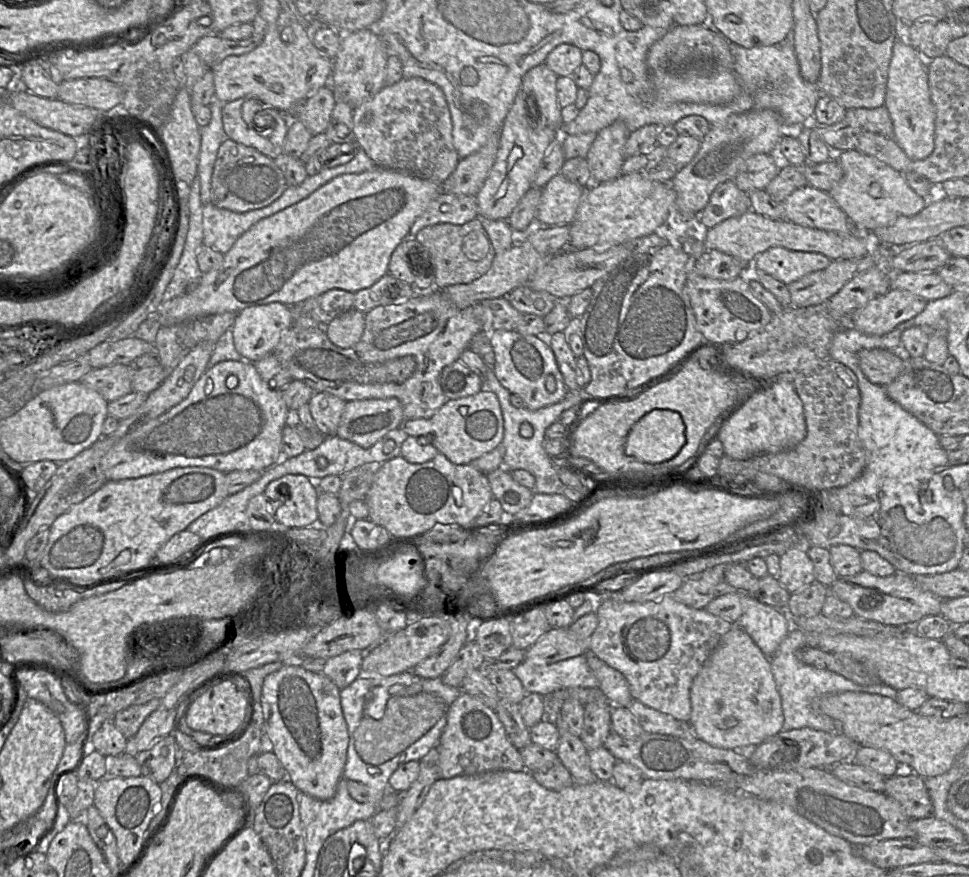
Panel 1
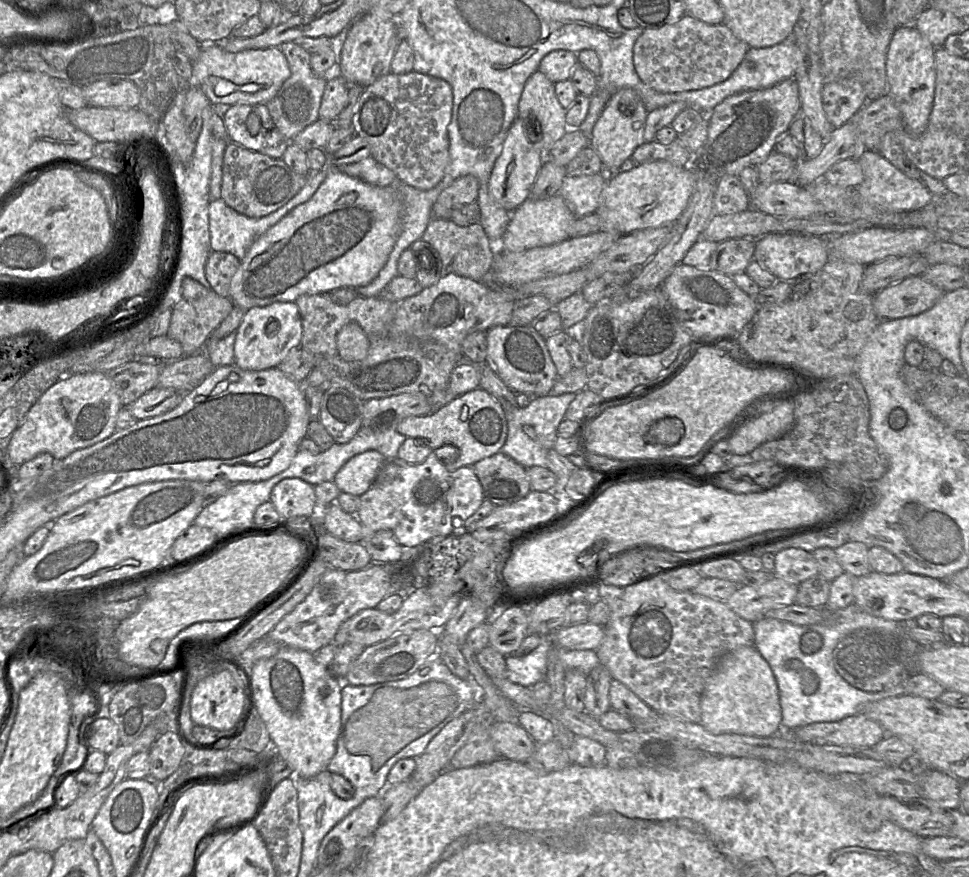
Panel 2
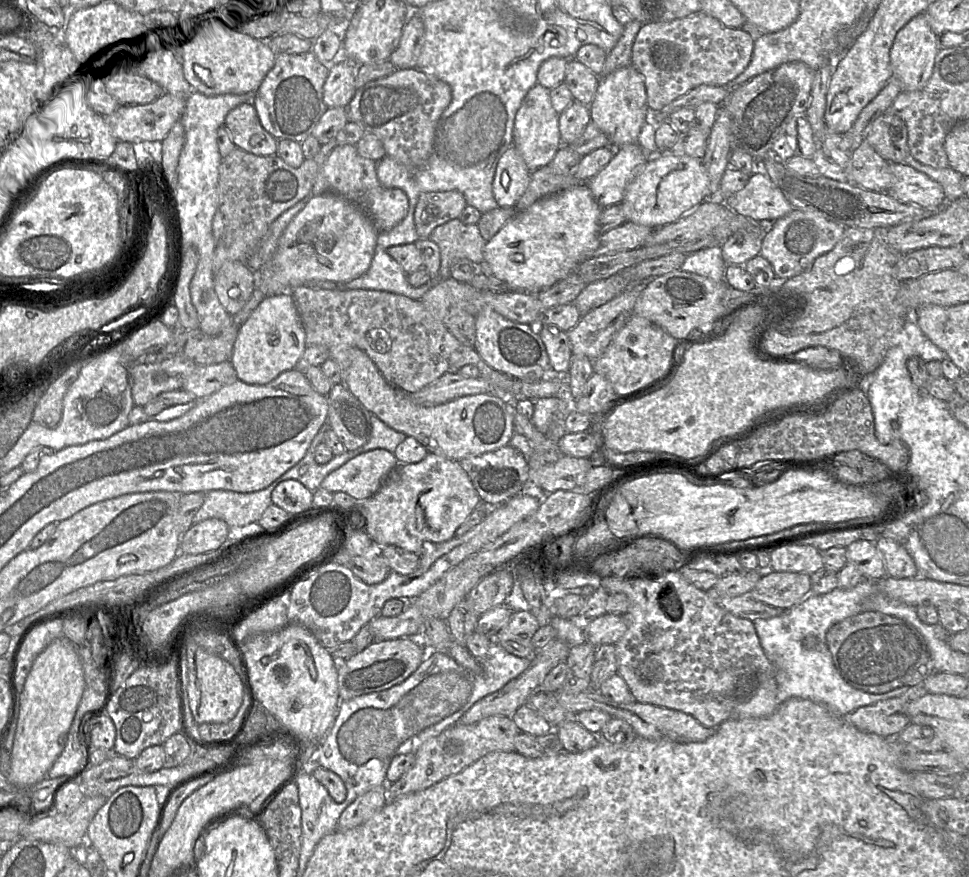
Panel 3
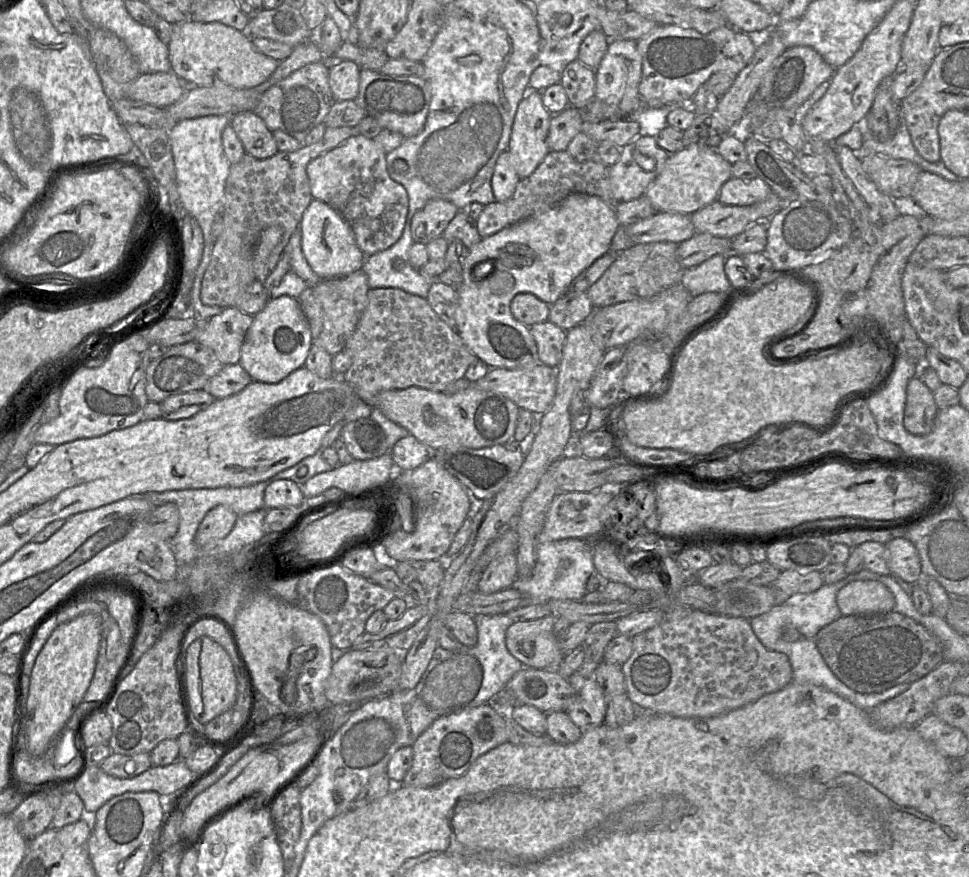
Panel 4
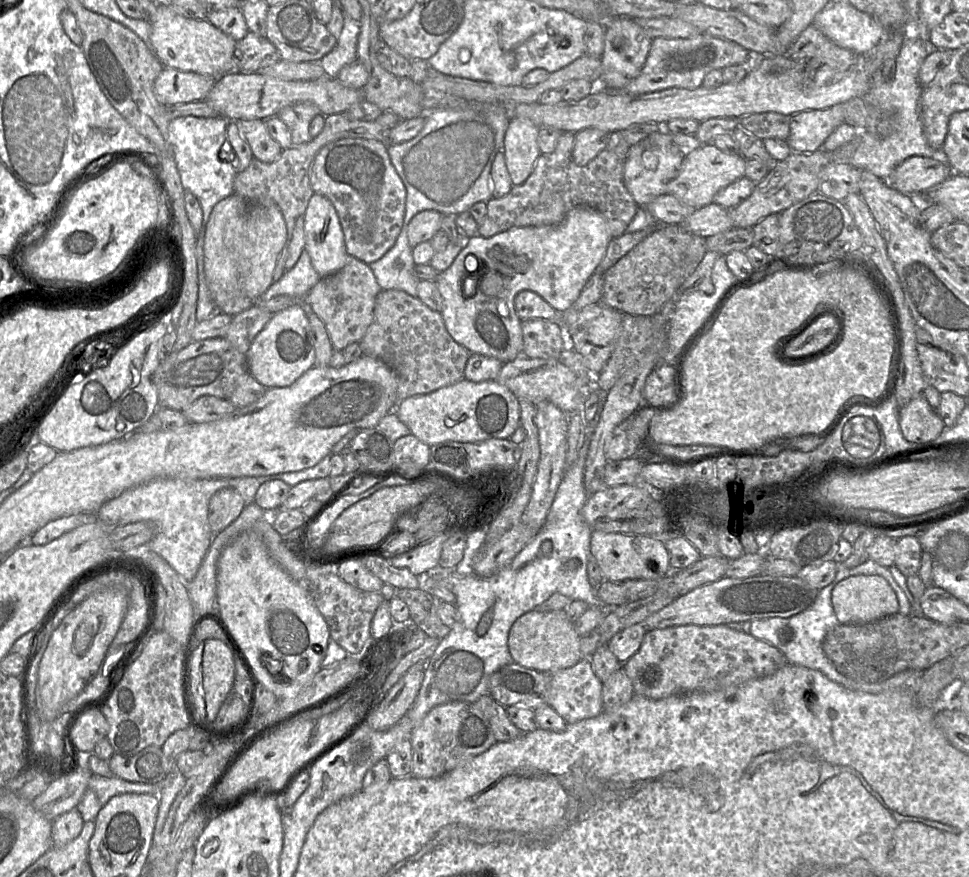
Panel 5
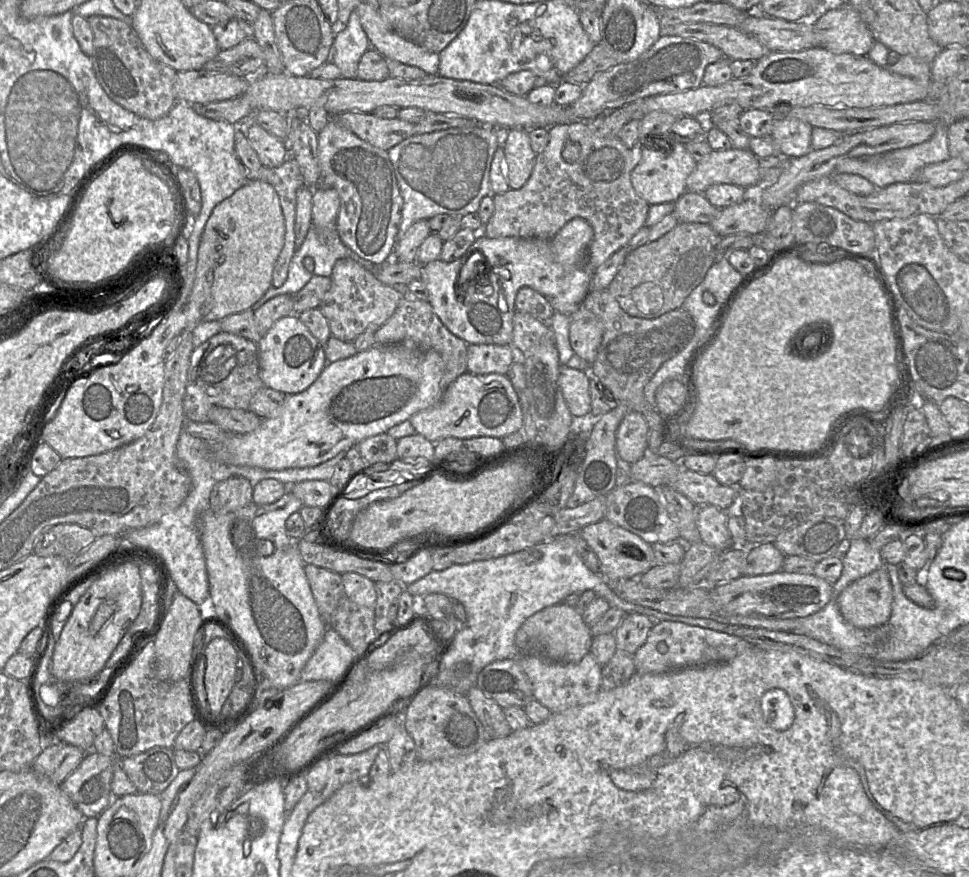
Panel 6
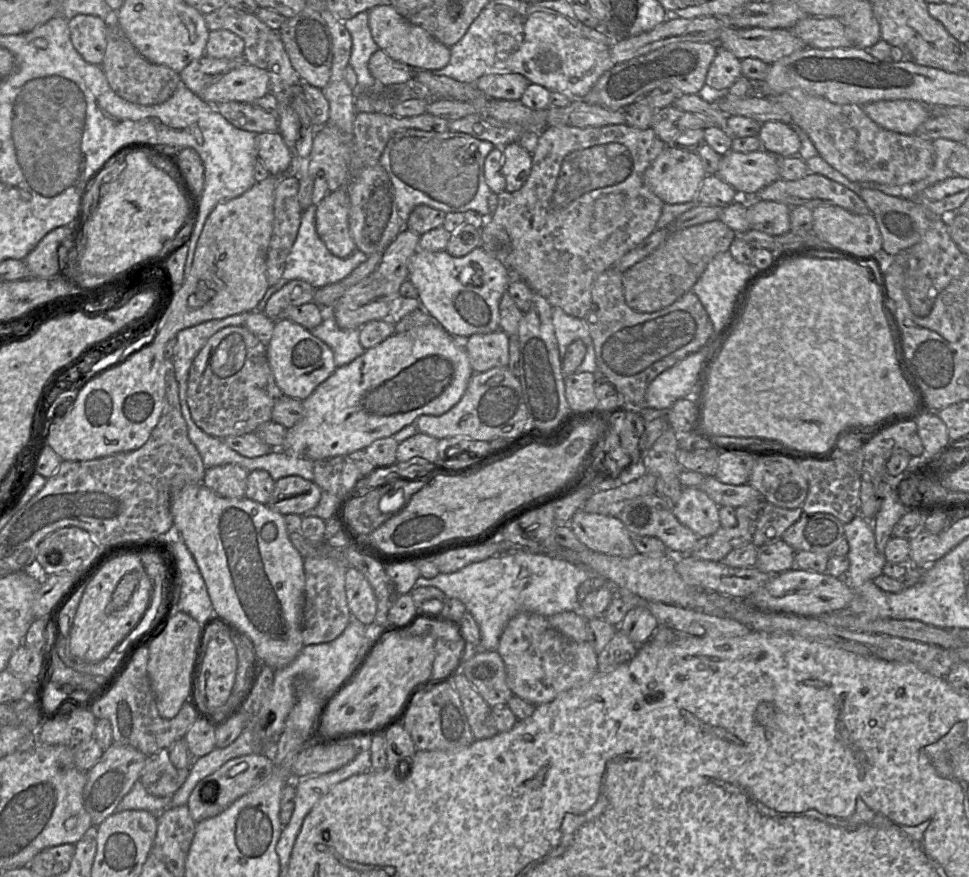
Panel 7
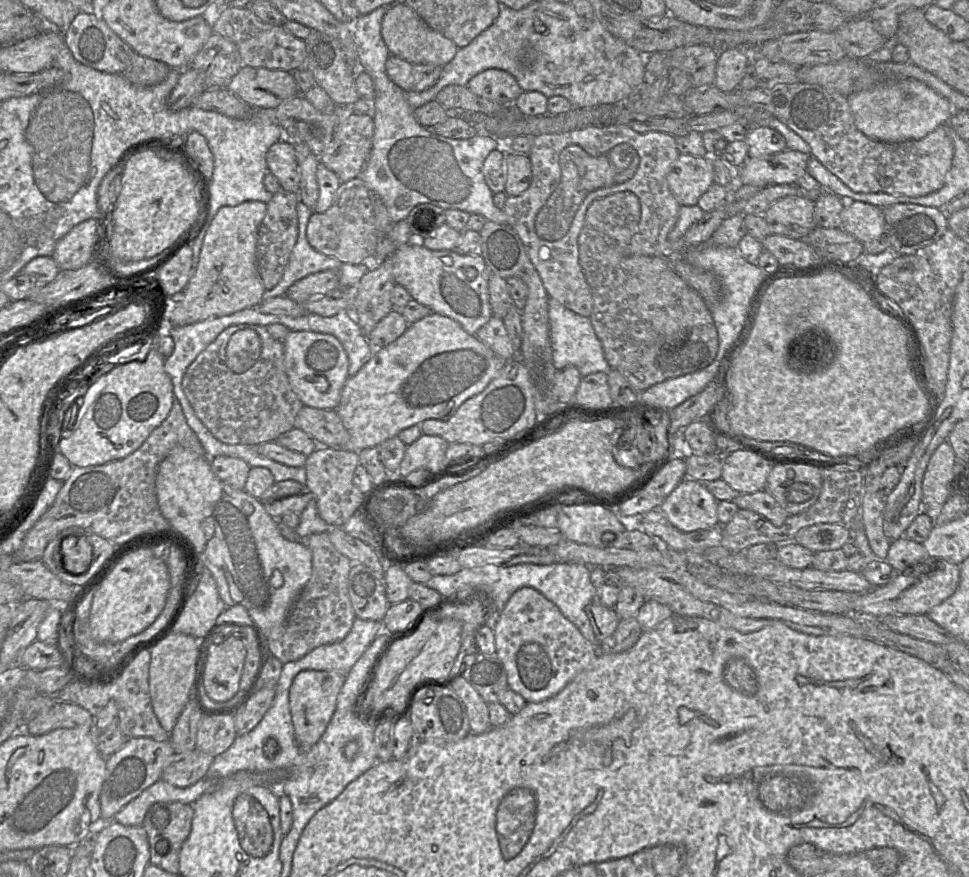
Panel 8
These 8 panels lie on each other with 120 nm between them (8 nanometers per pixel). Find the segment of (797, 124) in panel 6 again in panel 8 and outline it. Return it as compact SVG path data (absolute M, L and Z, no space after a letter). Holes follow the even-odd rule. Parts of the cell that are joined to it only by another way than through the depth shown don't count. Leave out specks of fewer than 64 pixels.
M750 127L745 138L748 158L770 156L787 150L785 138L769 127Z

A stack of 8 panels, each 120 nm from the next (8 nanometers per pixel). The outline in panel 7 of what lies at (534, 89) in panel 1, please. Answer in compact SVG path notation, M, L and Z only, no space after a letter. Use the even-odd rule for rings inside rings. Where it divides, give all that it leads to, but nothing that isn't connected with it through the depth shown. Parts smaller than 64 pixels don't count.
M518 142L502 148L502 174L506 179L506 191L519 190L528 179L532 168L532 154L527 152Z

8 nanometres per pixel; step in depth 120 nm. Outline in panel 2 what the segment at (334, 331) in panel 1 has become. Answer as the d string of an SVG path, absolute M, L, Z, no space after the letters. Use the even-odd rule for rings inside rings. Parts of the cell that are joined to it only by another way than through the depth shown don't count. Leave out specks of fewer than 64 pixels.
M350 322L341 328L336 343L338 356L346 362L364 359L370 345L366 333L356 322Z

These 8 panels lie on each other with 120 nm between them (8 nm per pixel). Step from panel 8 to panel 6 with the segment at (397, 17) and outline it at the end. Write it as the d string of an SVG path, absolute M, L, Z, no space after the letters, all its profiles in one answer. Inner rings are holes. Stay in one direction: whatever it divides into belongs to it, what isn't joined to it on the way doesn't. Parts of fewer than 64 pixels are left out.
M360 2L354 10L371 46L386 59L422 69L427 75L438 73L439 53L431 52L394 32L378 9Z

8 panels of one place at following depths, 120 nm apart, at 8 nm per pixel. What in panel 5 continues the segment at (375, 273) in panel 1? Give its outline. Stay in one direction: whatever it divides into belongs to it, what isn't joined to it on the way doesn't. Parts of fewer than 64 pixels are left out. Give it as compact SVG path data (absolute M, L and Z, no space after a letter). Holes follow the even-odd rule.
M314 193L305 211L304 221L304 249L308 252L312 265L320 278L340 271L347 262L348 253L340 219L331 201L321 194Z

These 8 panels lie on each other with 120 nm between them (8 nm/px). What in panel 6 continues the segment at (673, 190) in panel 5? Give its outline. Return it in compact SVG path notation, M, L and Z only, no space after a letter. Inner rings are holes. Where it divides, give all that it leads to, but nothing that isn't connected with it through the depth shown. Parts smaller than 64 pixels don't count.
M736 148L711 153L698 162L686 181L687 192L704 193L714 184L757 188L761 183L759 159L749 150Z

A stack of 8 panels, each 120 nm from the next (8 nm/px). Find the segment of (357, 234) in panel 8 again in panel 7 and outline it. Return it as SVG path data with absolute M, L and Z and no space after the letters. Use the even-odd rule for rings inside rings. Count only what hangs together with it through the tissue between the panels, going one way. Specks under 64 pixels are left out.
M348 190L330 192L316 206L316 231L328 250L339 258L346 258L357 249L349 230L351 200Z

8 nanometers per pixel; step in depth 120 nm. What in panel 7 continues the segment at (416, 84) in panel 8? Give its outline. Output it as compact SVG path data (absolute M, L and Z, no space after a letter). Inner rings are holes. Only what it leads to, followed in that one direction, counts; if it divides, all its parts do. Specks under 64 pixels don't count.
M378 49L375 53L373 53L372 56L370 57L368 68L369 68L371 75L378 81L378 85L384 86L384 87L406 86L409 83L412 83L416 70L422 70L422 69L414 69L407 64L394 60L388 54L386 54L383 50L380 50L380 49Z

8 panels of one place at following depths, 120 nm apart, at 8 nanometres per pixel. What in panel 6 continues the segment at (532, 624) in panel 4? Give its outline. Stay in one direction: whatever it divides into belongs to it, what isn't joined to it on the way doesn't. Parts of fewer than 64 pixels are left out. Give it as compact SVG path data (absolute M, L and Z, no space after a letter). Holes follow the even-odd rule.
M559 603L527 618L517 630L514 642L519 653L539 655L553 662L574 664L590 651L592 635L590 626L574 607Z

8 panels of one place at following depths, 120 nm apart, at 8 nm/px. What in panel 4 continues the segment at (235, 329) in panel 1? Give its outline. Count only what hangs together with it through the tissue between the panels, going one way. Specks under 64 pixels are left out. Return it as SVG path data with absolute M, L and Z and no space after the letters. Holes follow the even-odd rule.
M286 295L270 298L265 308L253 316L241 347L239 364L253 381L276 384L304 367L312 344L310 326L298 299Z

